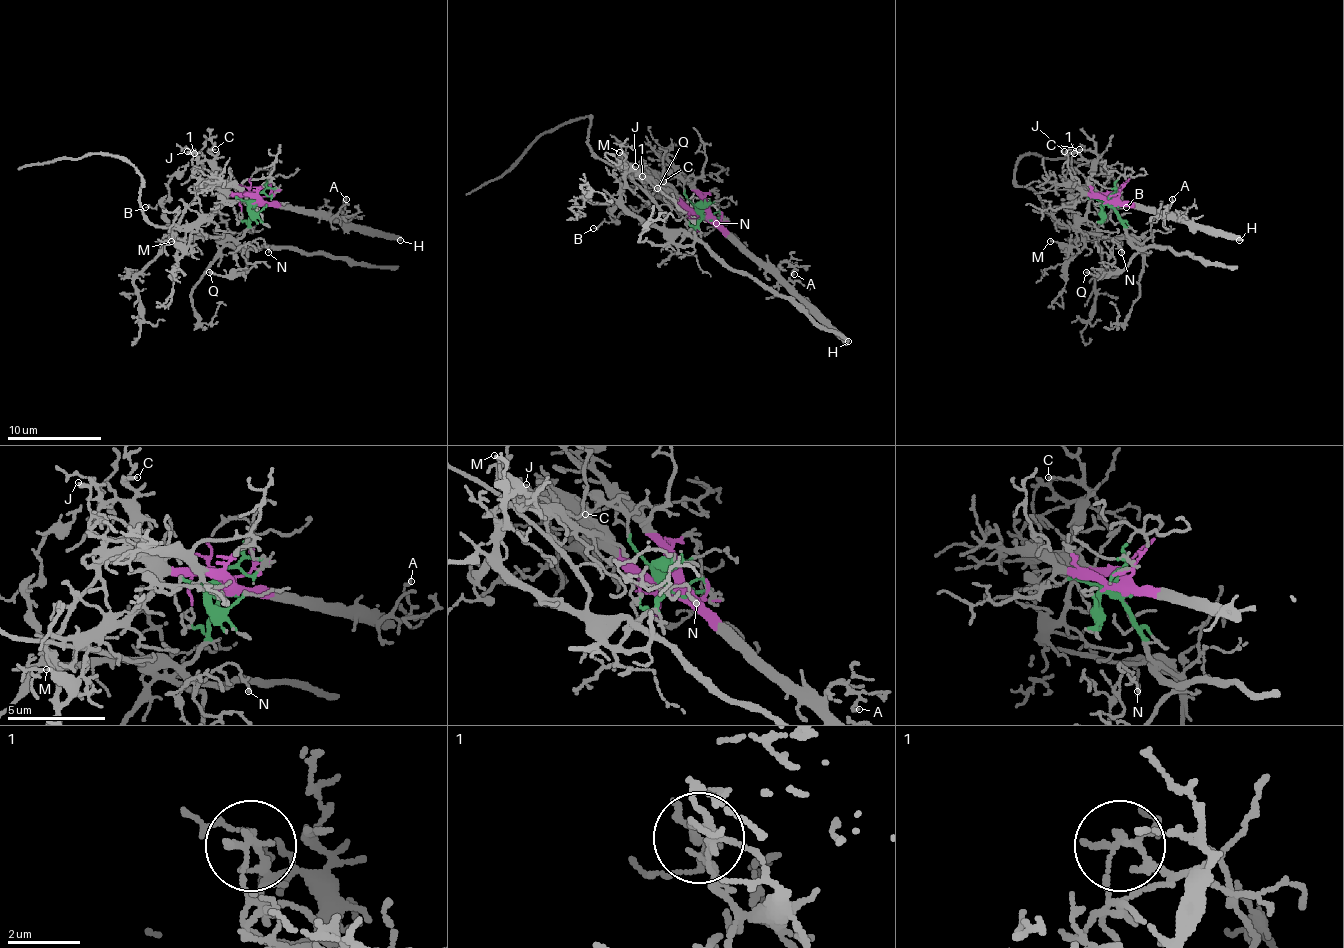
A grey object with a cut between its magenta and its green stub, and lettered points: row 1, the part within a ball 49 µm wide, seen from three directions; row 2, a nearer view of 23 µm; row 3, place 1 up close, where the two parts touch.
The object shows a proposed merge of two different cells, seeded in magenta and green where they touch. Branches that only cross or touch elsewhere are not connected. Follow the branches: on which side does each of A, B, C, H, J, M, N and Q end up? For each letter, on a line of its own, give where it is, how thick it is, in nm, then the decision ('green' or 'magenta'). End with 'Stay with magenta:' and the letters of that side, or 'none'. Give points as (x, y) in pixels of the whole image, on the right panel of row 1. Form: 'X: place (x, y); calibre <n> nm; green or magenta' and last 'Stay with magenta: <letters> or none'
A: place (1172, 199); calibre 130 nm; magenta
B: place (1126, 207); calibre 130 nm; green
C: place (1079, 149); calibre 130 nm; magenta
H: place (1239, 240); calibre 480 nm; magenta
J: place (1064, 151); calibre 150 nm; magenta
M: place (1050, 241); calibre 130 nm; green
N: place (1121, 252); calibre 140 nm; green
Q: place (1086, 272); calibre 160 nm; green
Stay with magenta: A, C, H, J

